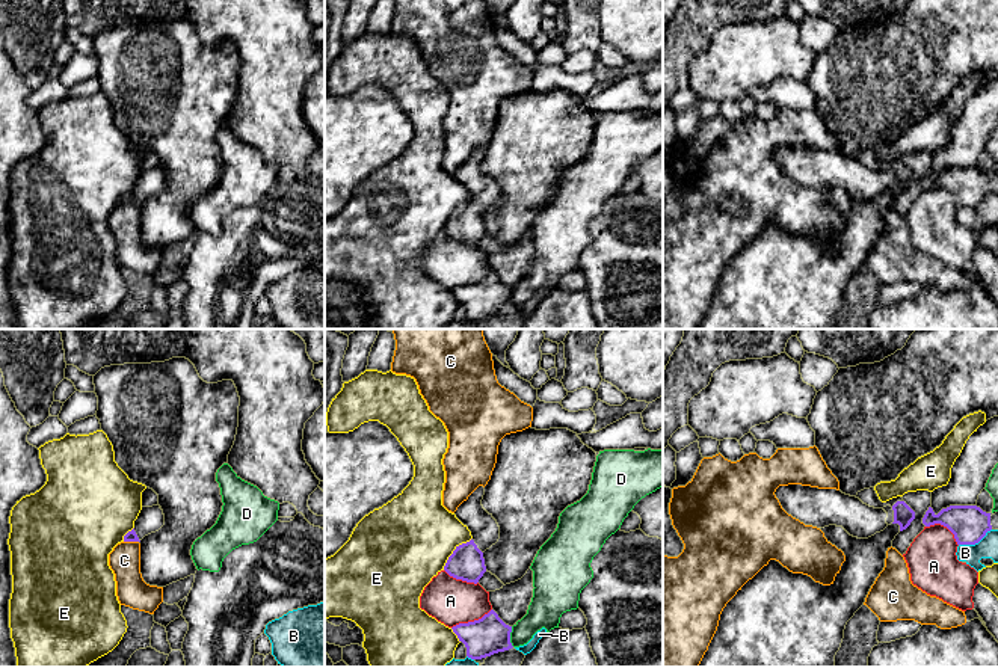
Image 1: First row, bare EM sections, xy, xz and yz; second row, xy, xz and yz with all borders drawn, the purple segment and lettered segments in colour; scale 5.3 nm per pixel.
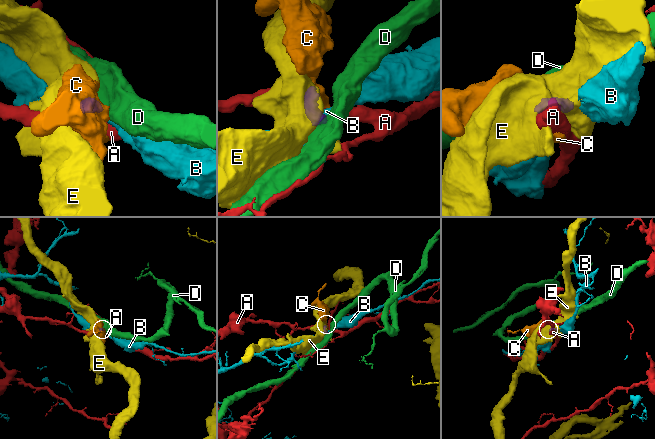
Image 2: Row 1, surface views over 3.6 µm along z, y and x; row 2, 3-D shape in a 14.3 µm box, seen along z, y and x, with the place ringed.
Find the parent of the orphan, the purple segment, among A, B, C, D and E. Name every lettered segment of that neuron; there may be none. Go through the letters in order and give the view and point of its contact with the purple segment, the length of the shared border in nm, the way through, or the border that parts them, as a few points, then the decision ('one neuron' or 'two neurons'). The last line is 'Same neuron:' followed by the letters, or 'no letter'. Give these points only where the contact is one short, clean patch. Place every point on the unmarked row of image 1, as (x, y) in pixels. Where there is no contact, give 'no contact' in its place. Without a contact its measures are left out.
A: xz (471, 284) | 240 nm | along xz (491, 270), (480, 279), (459, 284), (452, 290) | two neurons
B: yz (974, 205) | 200 nm | along yz (991, 190), (977, 204), (959, 207) | two neurons
C: xy (132, 202) | 80 nm | along xy (124, 202), (138, 204) | two neurons
D: xz (509, 299) | 110 nm | along xz (511, 288), (511, 305), (514, 308) | two neurons
E: xz (453, 213) | 240 nm | two neurons
Same neuron: no letter

